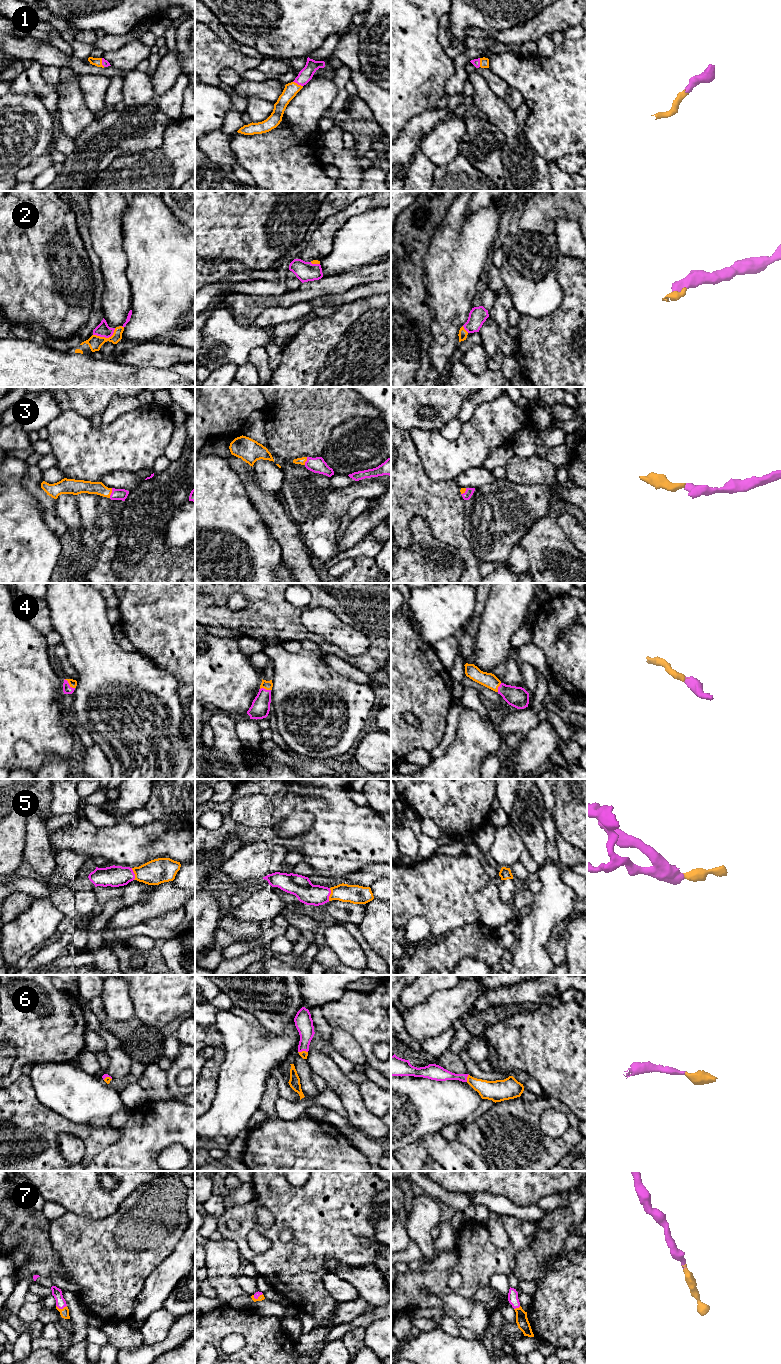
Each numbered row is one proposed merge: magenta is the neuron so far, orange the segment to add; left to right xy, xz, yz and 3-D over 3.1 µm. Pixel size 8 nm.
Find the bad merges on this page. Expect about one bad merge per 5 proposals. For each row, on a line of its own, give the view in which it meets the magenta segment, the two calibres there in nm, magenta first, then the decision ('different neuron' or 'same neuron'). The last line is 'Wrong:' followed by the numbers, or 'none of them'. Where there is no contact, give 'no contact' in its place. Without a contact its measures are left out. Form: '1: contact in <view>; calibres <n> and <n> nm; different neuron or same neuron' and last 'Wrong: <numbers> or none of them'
1: contact in xz; calibres 110 and 110 nm; same neuron
2: contact in xy; calibres 110 and 120 nm; same neuron
3: contact in xy; calibres 100 and 110 nm; same neuron
4: contact in xy; calibres 70 and 60 nm; same neuron
5: contact in xz; calibres 170 and 150 nm; same neuron
6: contact in yz; calibres 120 and 160 nm; same neuron
7: contact in xy; calibres 80 and 70 nm; same neuron
Wrong: none of them

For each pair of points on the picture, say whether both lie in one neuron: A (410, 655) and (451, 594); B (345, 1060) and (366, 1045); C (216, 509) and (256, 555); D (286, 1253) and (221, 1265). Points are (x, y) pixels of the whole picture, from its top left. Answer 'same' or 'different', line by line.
A: different
B: different
C: same
D: different

